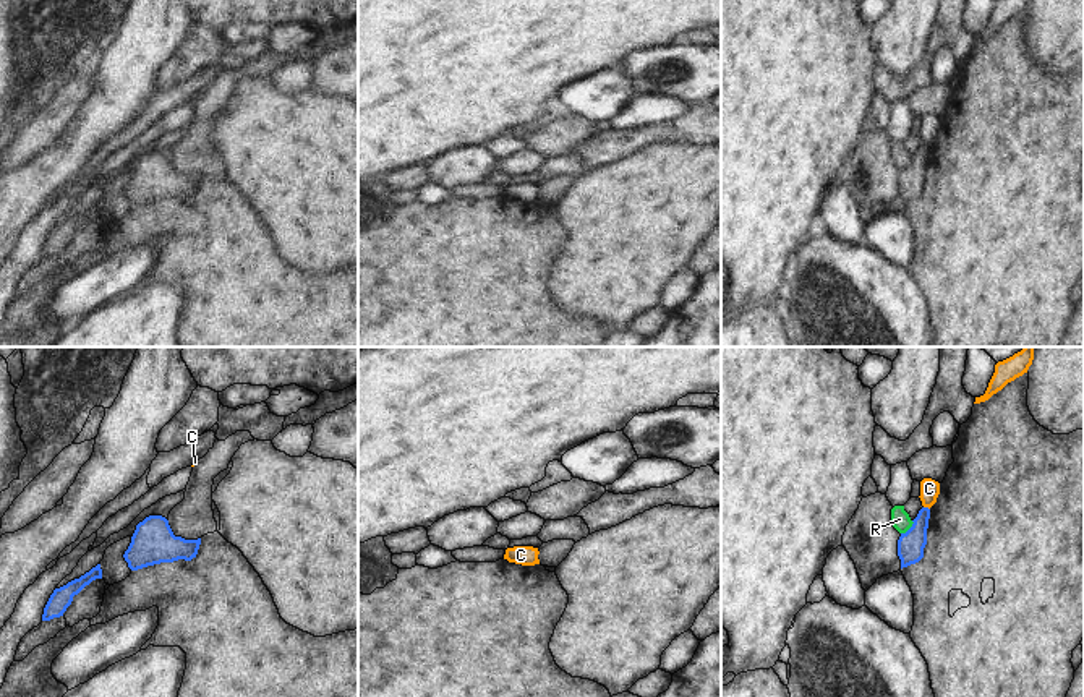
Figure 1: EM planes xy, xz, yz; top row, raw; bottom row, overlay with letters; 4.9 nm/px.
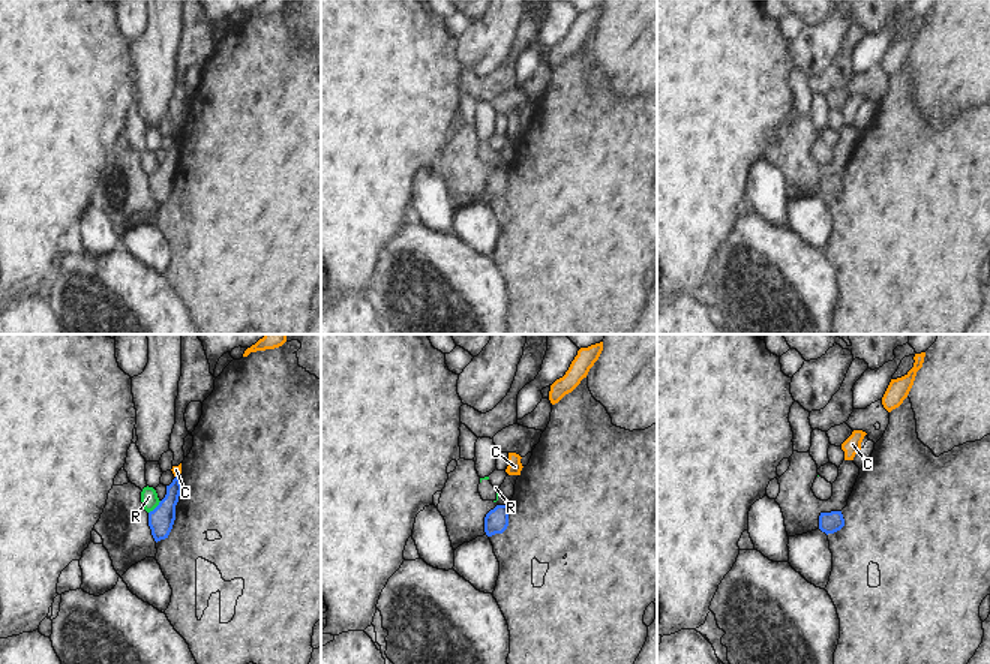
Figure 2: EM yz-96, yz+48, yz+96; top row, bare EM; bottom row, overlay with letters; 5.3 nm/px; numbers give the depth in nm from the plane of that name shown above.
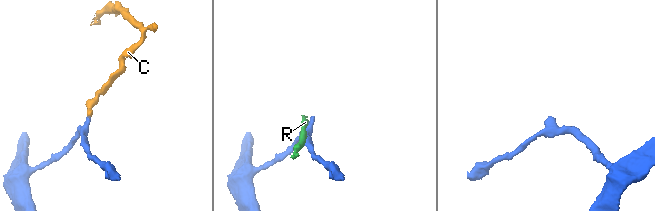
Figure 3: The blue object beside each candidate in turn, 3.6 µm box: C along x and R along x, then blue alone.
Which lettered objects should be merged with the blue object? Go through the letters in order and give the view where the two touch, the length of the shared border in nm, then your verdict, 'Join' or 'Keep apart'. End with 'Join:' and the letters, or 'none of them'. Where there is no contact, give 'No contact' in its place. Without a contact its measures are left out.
C: Touches blue in yz. Shared border 40 nm. Keep apart
R: Touches blue in yz. Shared border 90 nm. Keep apart
Join: none of them

